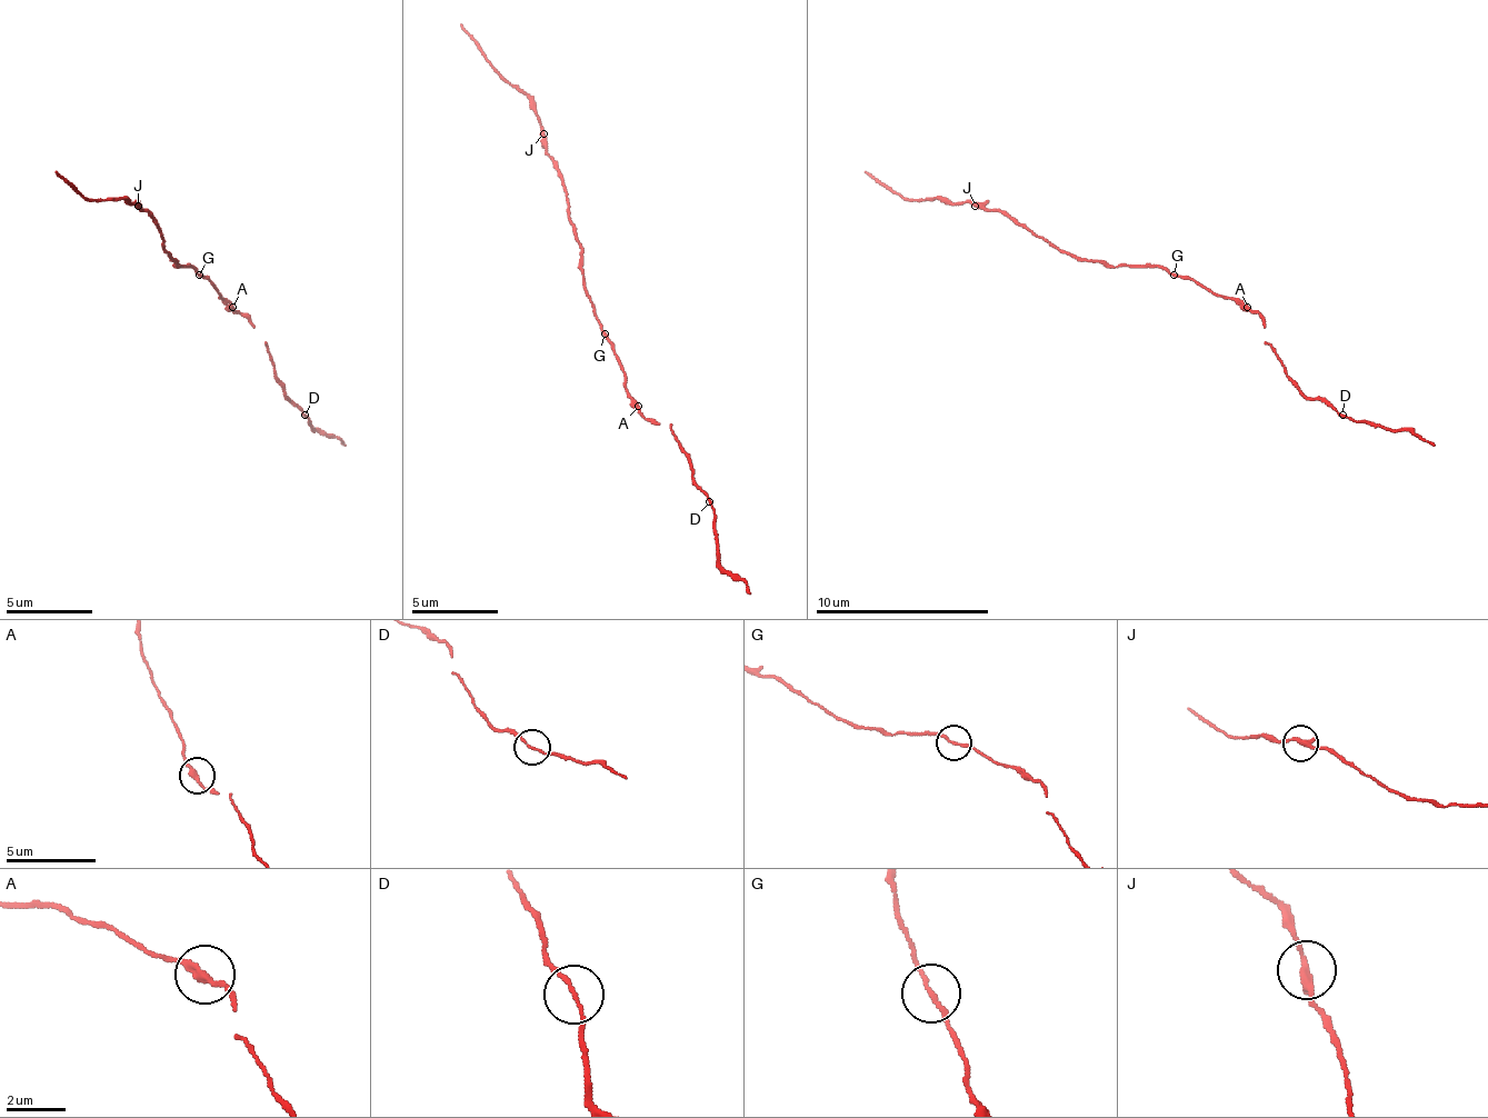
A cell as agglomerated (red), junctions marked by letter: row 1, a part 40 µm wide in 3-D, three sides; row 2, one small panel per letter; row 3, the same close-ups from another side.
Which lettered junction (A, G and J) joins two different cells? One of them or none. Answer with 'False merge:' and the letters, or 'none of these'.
False merge: none of these

